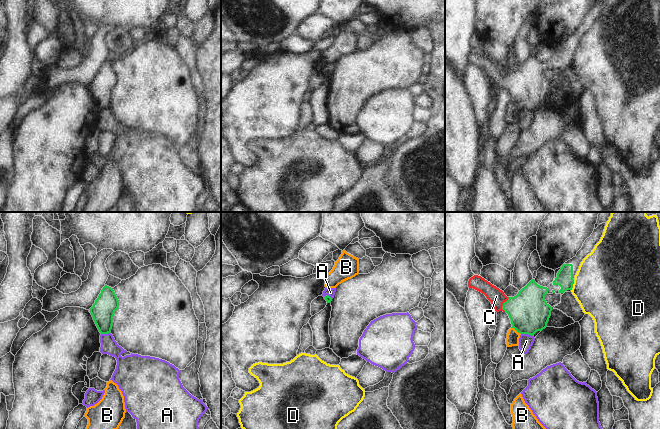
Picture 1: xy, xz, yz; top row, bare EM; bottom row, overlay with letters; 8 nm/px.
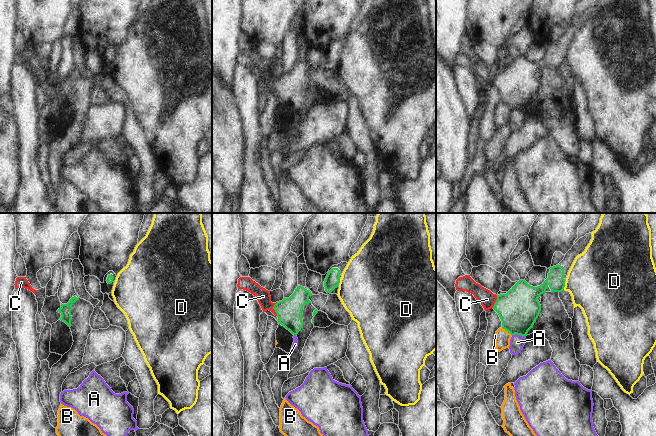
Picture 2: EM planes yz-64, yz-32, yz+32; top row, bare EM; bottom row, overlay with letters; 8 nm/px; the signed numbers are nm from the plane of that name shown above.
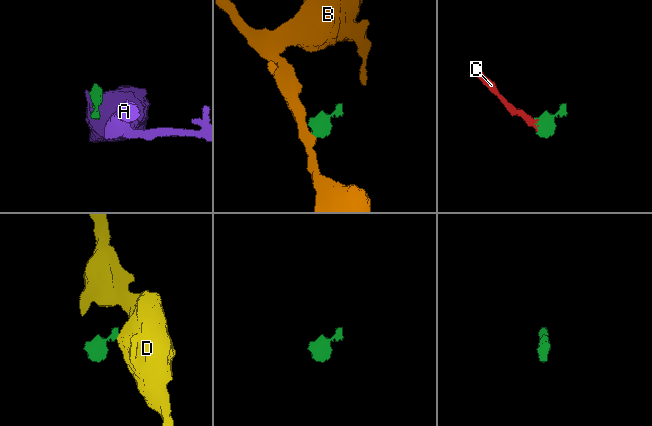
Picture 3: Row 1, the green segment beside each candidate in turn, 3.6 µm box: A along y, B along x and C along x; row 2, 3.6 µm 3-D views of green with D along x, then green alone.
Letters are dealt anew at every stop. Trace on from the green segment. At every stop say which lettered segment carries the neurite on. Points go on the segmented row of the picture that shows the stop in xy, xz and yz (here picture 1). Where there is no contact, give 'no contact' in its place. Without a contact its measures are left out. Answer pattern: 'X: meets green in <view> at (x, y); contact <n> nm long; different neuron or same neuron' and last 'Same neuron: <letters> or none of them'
A: meets green in yz at (527, 333); contact 100 nm long; different neuron
B: meets green in yz at (516, 330); contact 100 nm long; different neuron
C: meets green in yz at (503, 304); contact 130 nm long; same neuron
D: meets green in yz at (572, 285); contact 100 nm long; different neuron
Same neuron: C

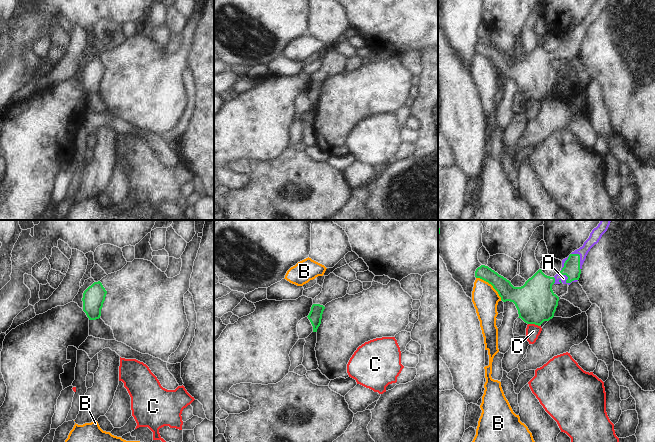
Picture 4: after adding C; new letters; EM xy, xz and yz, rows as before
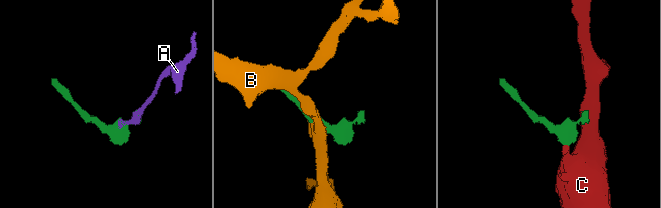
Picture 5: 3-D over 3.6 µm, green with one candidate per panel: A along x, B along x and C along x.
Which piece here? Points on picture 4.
A: meets green in yz at (566, 281); contact 170 nm long; same neuron
B: meets green in yz at (491, 284); contact 280 nm long; different neuron
C: meets green in yz at (534, 323); contact 100 nm long; different neuron
Same neuron: A

